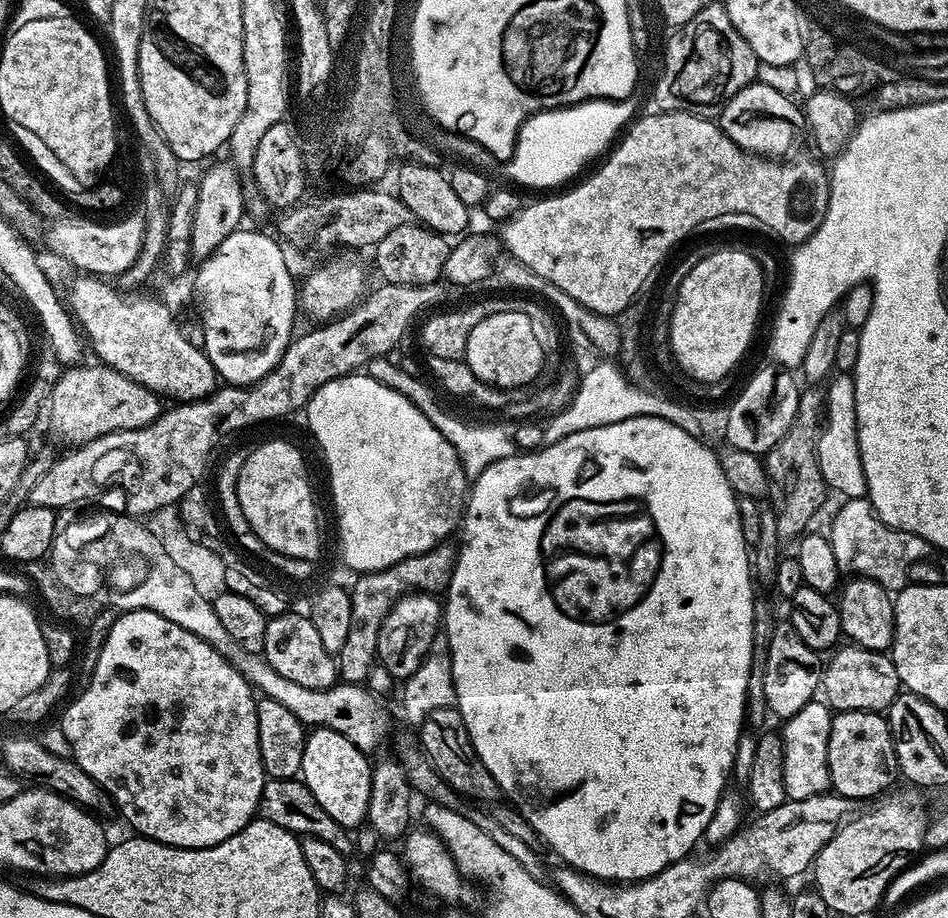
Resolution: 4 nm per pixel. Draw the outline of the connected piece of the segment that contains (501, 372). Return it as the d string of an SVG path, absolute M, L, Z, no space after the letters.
M498 313L483 318L470 330L462 359L482 382L505 390L527 389L531 380L545 371L540 364L540 350L529 328L529 319L524 313Z

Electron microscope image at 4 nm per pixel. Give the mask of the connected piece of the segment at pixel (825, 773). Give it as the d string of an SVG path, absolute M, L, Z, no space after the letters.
M813 702L802 706L802 710L798 710L798 714L783 721L786 794L789 800L823 796L832 788L832 779L828 769L828 743L830 742L833 715L833 709L829 708L827 703Z

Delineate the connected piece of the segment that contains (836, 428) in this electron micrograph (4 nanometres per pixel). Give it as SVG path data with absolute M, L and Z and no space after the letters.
M837 373L827 383L824 423L821 436L816 442L816 454L823 479L833 493L836 491L842 494L843 499L863 499L867 495L868 487L857 440L854 384L849 373Z

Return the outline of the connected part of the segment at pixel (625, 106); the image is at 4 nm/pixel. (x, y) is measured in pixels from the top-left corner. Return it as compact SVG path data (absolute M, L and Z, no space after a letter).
M632 98L627 100L586 100L580 104L573 104L559 109L549 109L546 112L536 113L520 128L520 132L516 139L515 153L506 166L509 176L514 181L530 188L548 188L544 190L553 189L550 187L564 183L566 179L576 175L588 162L598 157L604 150L606 152L611 147L611 144L619 137L621 130L625 129L629 125L629 122L637 115L634 101L635 99Z

